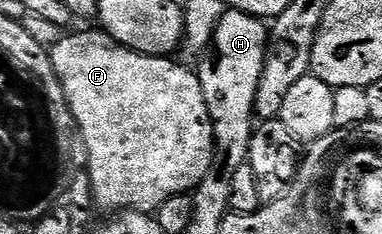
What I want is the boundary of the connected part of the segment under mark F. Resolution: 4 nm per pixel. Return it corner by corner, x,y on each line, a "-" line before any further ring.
103,30
80,31
77,35
68,35
72,33
61,34
55,43
51,44
50,52
54,73
61,79
62,89
65,91
65,99
68,102
68,108
75,119
75,126
78,128
78,135
84,140
87,151
87,182
92,187
92,195
96,198
96,203
108,213
119,213
121,211
143,211
145,213
159,212
160,207
170,197
179,195
188,195
196,190
196,187
206,177
207,171
212,164
212,156
216,149
216,138
212,128
212,118
207,111
206,99
203,96
200,78
195,70
183,67
172,57
161,57
158,55
143,55
137,51
132,51
128,47
123,47
116,43

